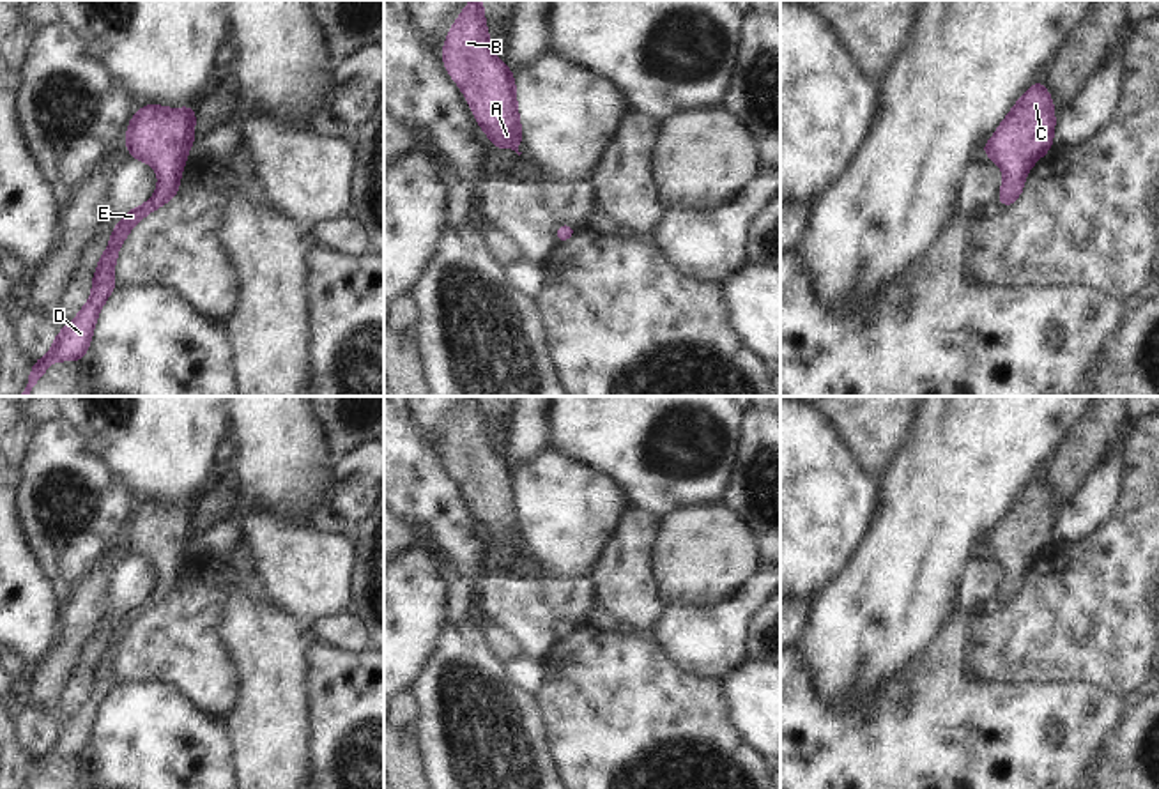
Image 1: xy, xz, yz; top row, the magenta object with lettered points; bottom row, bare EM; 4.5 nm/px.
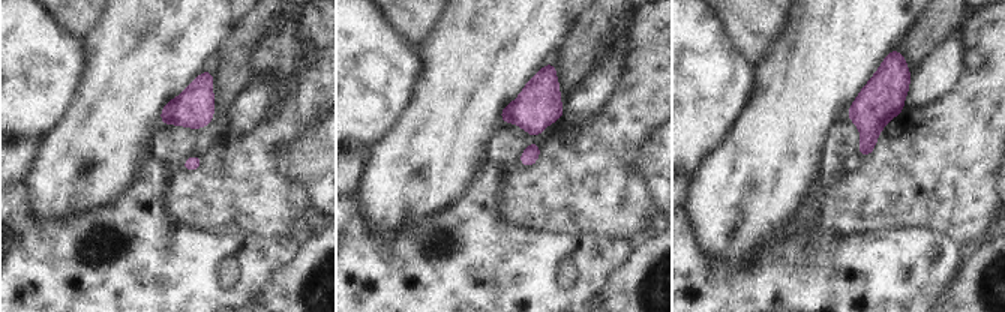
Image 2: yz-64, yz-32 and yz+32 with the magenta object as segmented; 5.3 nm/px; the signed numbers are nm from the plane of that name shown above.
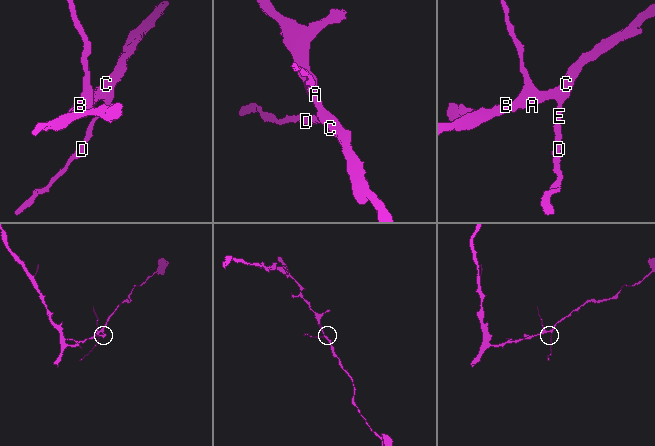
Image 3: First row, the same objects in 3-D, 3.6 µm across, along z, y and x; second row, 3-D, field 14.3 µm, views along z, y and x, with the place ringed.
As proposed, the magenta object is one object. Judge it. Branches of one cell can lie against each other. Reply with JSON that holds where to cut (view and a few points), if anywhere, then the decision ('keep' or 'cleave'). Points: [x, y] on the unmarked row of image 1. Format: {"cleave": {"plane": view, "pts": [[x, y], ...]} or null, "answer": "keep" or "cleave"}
{"cleave": null, "answer": "keep"}

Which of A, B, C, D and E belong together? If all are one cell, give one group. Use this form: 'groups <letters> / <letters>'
groups A B C D E

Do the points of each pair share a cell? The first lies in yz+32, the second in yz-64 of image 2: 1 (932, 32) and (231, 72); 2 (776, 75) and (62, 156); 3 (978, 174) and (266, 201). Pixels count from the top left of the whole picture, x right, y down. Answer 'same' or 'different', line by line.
1: same
2: same
3: same

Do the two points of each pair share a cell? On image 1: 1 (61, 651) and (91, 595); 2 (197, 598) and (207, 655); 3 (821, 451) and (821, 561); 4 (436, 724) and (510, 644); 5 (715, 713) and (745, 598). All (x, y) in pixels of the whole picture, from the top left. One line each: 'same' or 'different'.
1: same
2: same
3: same
4: different
5: different

